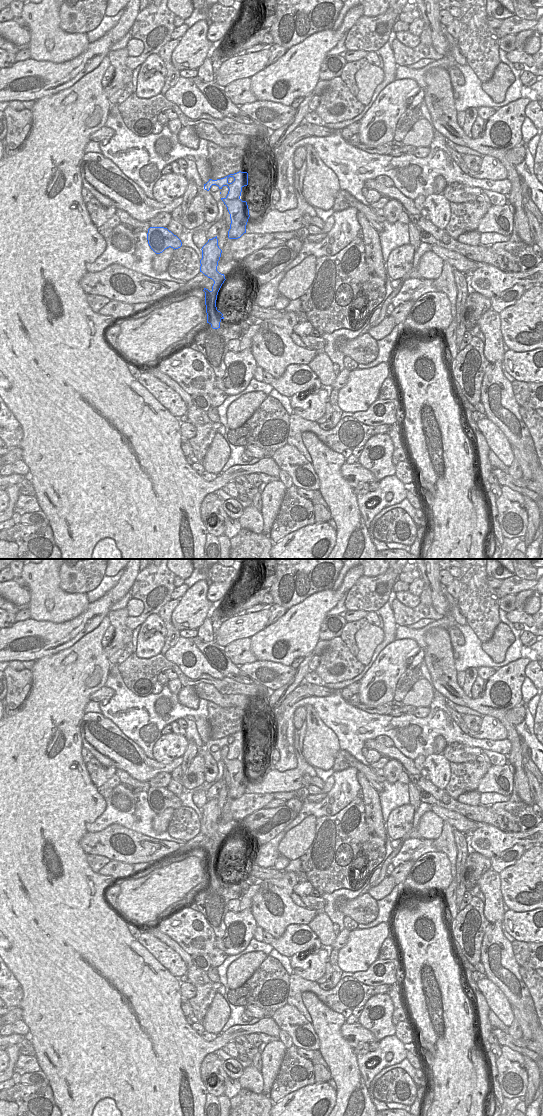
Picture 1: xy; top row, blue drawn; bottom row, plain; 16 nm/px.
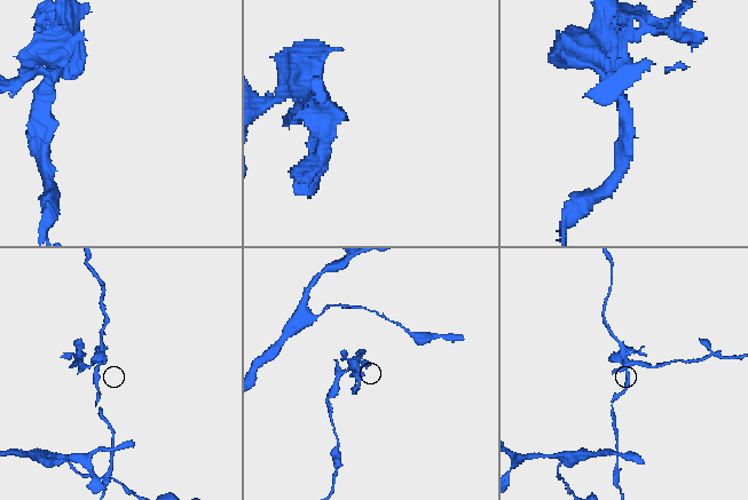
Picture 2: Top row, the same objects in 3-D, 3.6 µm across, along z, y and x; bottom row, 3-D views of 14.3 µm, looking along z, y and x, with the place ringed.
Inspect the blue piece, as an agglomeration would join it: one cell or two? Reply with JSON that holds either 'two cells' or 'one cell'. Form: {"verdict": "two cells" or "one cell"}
{"verdict": "two cells"}

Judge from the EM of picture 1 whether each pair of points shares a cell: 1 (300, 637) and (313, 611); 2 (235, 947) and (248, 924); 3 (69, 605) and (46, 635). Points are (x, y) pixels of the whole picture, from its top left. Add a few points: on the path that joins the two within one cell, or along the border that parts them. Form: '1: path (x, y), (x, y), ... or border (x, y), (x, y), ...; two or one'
1: path (300, 631), (300, 625), (307, 617); one
2: path (235, 941), (242, 930); one
3: border (78, 615), (63, 622), (33, 620); two

